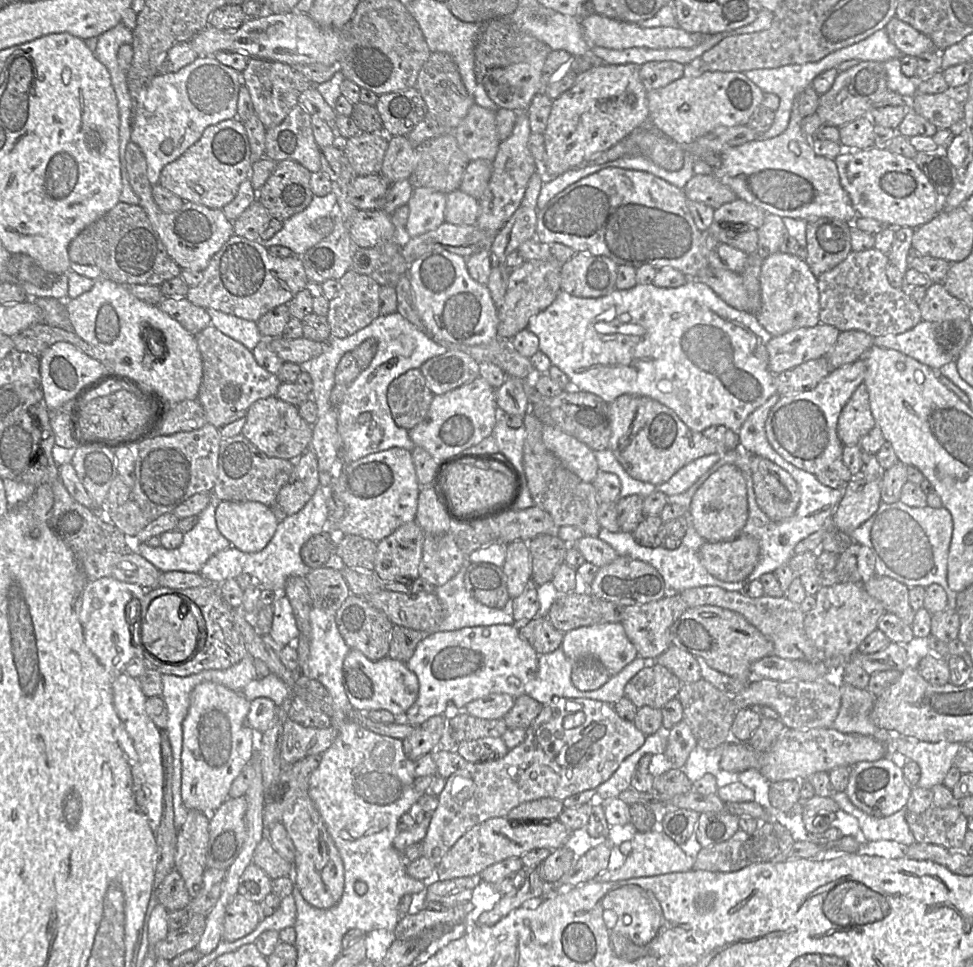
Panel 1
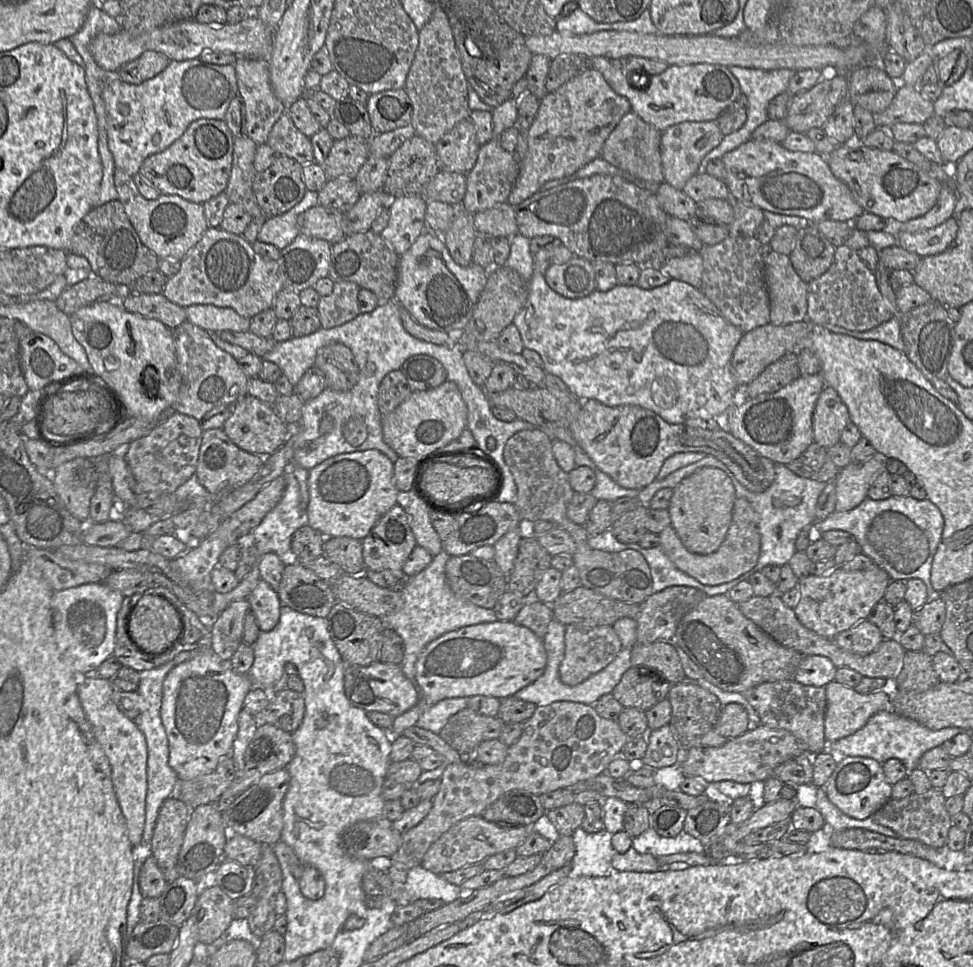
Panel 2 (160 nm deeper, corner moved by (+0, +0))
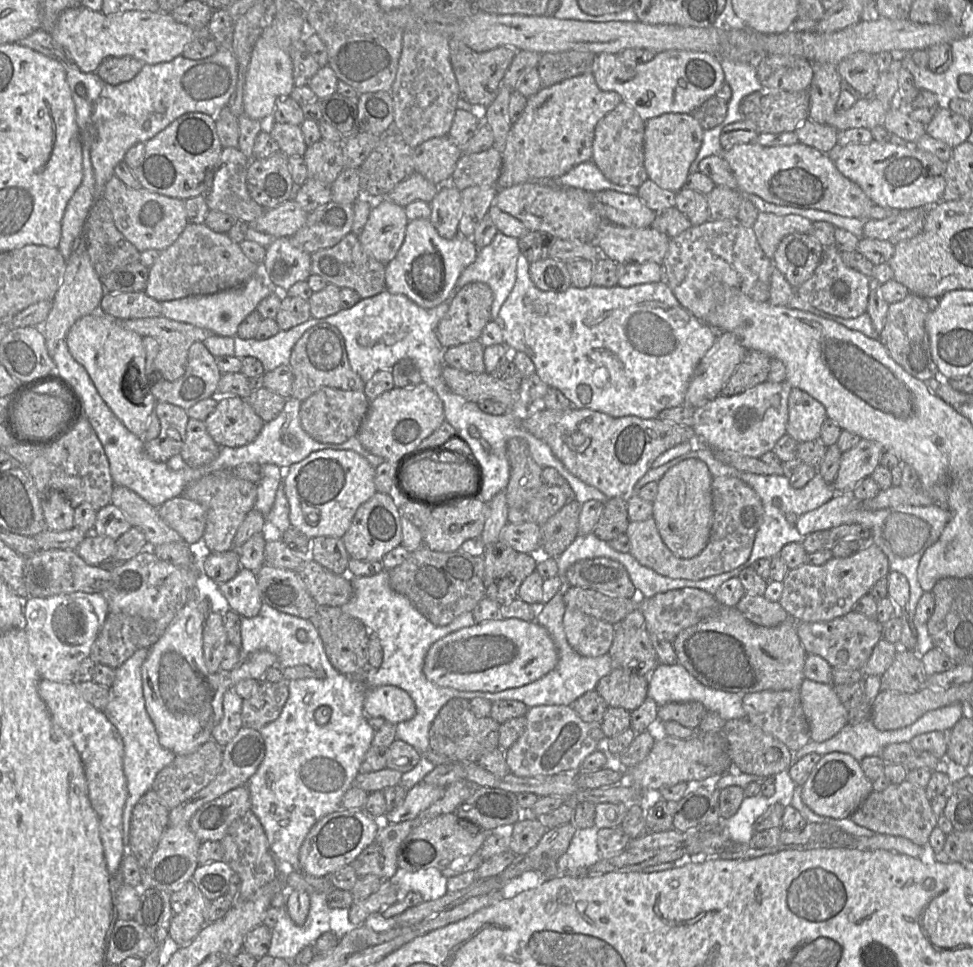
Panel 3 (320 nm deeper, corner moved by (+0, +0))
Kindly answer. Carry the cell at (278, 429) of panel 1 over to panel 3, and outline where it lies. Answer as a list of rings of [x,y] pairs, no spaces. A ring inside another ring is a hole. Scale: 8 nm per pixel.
[[[218,397],[215,410],[204,422],[209,435],[220,447],[251,443],[265,424],[241,397]]]

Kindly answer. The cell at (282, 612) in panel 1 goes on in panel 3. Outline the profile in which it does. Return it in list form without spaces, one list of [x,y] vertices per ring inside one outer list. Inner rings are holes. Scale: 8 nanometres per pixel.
[[[241,568],[231,580],[218,584],[230,610],[241,617],[251,618],[259,613],[263,603],[260,598],[256,573]]]

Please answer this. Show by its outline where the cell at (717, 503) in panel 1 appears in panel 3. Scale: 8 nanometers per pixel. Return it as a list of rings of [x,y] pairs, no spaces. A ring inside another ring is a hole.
[[[689,458],[667,470],[657,482],[658,491],[652,502],[653,519],[663,542],[679,558],[697,556],[708,543],[713,523],[712,480],[703,461]]]

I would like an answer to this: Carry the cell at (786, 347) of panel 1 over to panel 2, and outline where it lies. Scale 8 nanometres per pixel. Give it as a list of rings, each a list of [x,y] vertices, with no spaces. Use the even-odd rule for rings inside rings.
[[[808,319],[784,326],[767,323],[752,331],[743,333],[731,359],[731,370],[739,387],[754,380],[766,367],[777,361],[786,353],[796,353],[800,348],[800,341],[809,335],[816,326]]]

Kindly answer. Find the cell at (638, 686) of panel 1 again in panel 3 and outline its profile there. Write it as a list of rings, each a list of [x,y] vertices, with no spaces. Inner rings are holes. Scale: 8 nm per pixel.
[[[615,667],[602,677],[596,691],[608,707],[623,708],[629,712],[637,709],[648,697],[649,677],[643,677],[632,670]]]

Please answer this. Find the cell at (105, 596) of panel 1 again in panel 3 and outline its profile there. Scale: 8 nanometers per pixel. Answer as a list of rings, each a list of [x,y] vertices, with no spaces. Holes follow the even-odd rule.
[[[74,592],[47,598],[27,598],[23,605],[23,630],[41,679],[60,683],[80,680],[79,665],[89,657],[108,614],[108,603],[98,593]]]

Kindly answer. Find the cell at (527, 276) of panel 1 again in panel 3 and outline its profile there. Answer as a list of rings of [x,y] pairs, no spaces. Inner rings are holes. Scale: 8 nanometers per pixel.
[[[481,282],[465,285],[449,300],[449,307],[437,325],[436,335],[444,348],[454,347],[463,343],[478,340],[484,327],[491,321],[493,303],[491,288]]]

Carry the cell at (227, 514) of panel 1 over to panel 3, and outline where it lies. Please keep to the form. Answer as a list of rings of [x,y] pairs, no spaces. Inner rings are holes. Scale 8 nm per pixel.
[[[190,599],[170,622],[162,636],[150,647],[148,656],[141,666],[145,707],[151,718],[159,743],[175,755],[186,755],[197,750],[212,739],[212,731],[223,717],[223,697],[225,692],[244,679],[261,679],[267,668],[278,666],[277,656],[260,650],[252,653],[241,652],[239,662],[230,670],[210,672],[203,657],[203,629],[211,612],[207,599]]]

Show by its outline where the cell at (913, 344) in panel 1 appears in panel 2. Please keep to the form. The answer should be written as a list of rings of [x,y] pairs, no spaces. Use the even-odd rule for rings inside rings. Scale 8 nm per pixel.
[[[898,315],[868,331],[851,331],[840,326],[824,325],[823,328],[836,333],[844,334],[861,340],[877,340],[897,350],[905,351],[901,334],[901,322]]]

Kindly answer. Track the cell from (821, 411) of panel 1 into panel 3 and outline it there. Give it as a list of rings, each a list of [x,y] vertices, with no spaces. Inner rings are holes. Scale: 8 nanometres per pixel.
[[[766,381],[736,395],[717,396],[704,406],[693,409],[692,429],[696,439],[711,450],[729,450],[760,458],[772,451],[777,441],[786,435],[791,390],[792,386],[786,381]]]

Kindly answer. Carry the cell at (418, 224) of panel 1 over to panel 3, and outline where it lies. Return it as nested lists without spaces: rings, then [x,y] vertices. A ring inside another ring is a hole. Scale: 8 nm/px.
[[[379,199],[358,235],[363,250],[383,264],[397,255],[405,238],[408,218],[404,207],[389,199]]]

